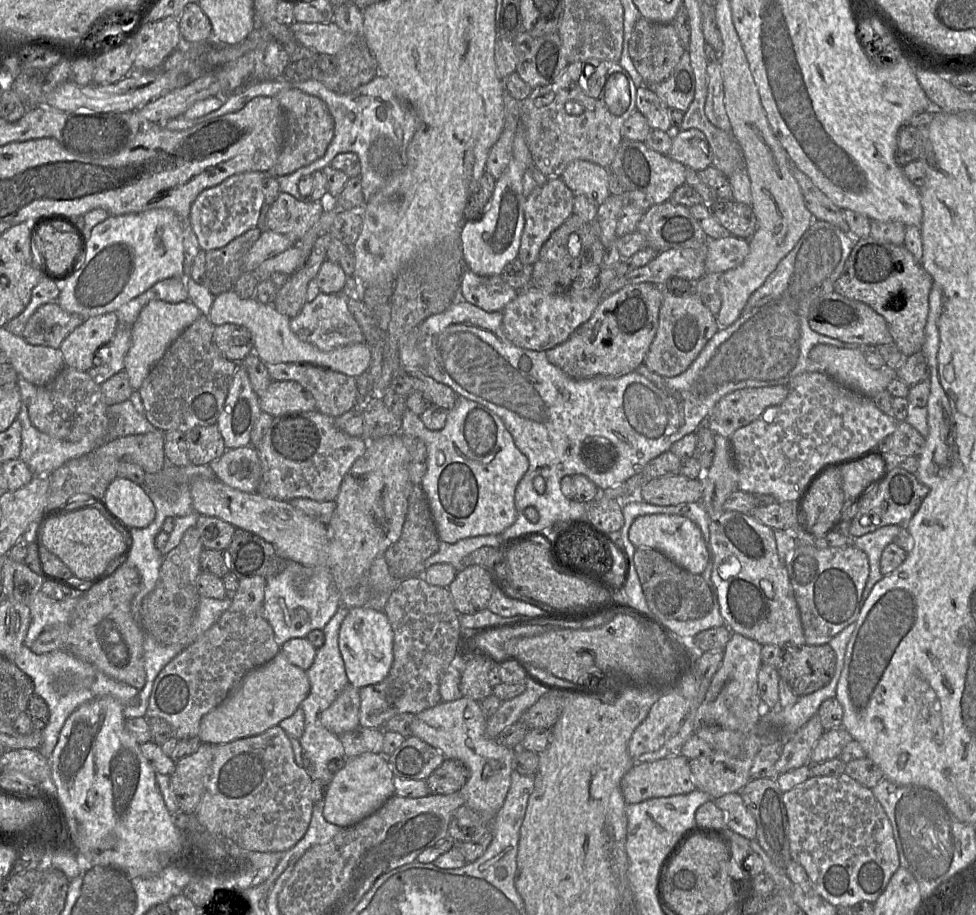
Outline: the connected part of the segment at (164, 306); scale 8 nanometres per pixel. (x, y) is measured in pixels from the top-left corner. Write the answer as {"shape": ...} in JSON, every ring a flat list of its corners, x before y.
{"shape":[[151,300,142,308,131,326,131,346,124,358,124,371,133,390,139,390,152,367,162,358,172,342,201,315,198,307,188,300,179,303]]}

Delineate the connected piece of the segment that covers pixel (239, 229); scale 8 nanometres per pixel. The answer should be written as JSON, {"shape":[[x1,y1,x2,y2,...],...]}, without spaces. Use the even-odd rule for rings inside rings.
{"shape":[[261,171,235,174,198,195,191,205,188,226,196,234,202,250,207,252,222,248,249,229,257,227,265,203,262,191,265,177]]}

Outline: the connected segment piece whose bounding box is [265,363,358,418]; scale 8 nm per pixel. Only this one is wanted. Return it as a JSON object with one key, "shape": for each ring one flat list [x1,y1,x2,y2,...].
{"shape":[[277,363,265,364,273,380,296,381,309,391,316,401,316,410,336,418,342,414,357,408,358,385,357,378,336,372,327,368,310,364]]}

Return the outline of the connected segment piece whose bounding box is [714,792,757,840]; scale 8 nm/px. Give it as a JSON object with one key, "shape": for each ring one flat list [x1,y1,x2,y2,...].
{"shape":[[740,793,725,794,715,799,714,802,727,815,727,826,729,829,749,840,756,839,756,820,747,809]]}

